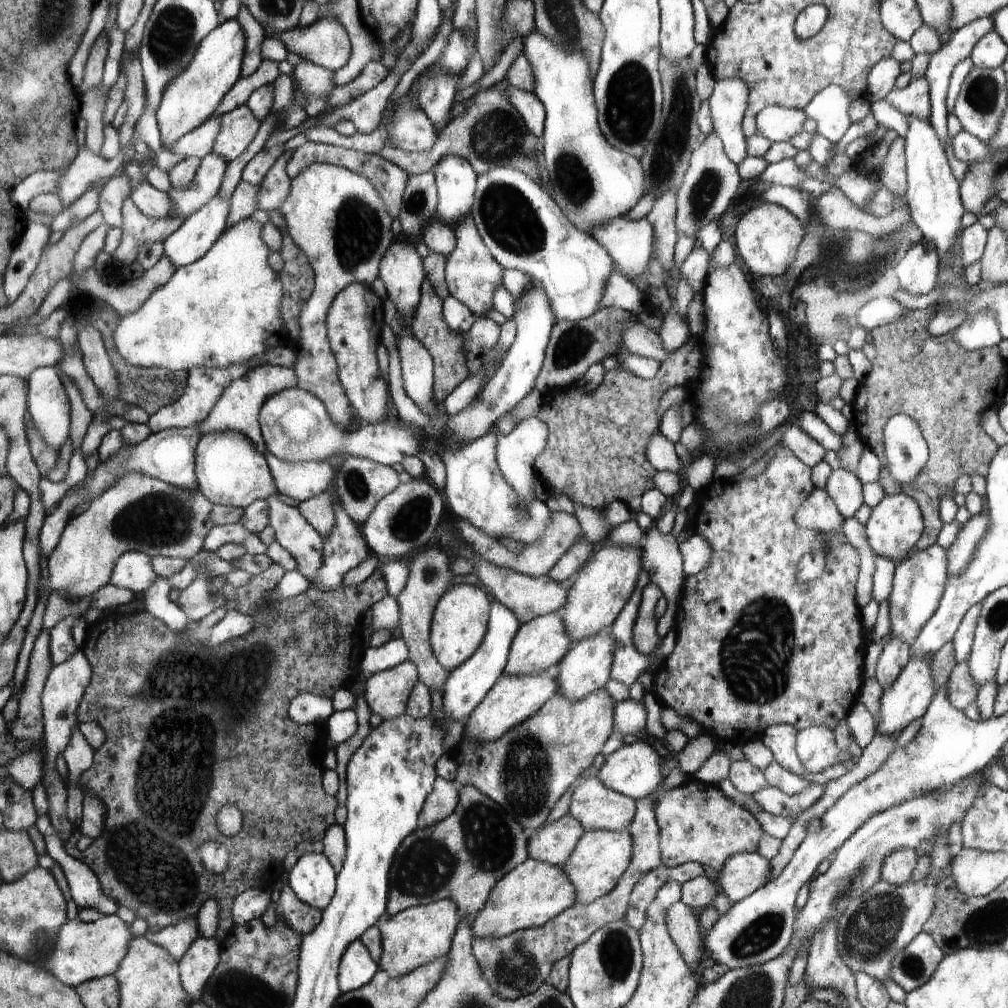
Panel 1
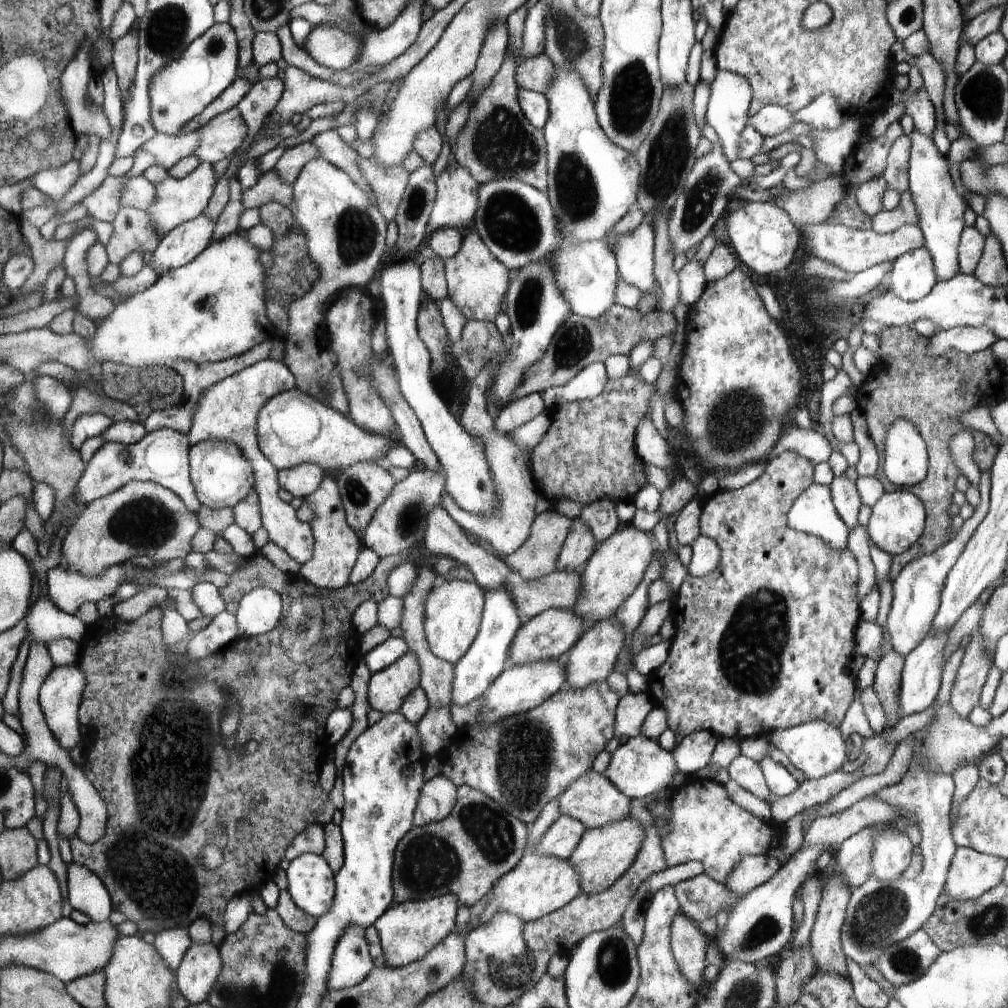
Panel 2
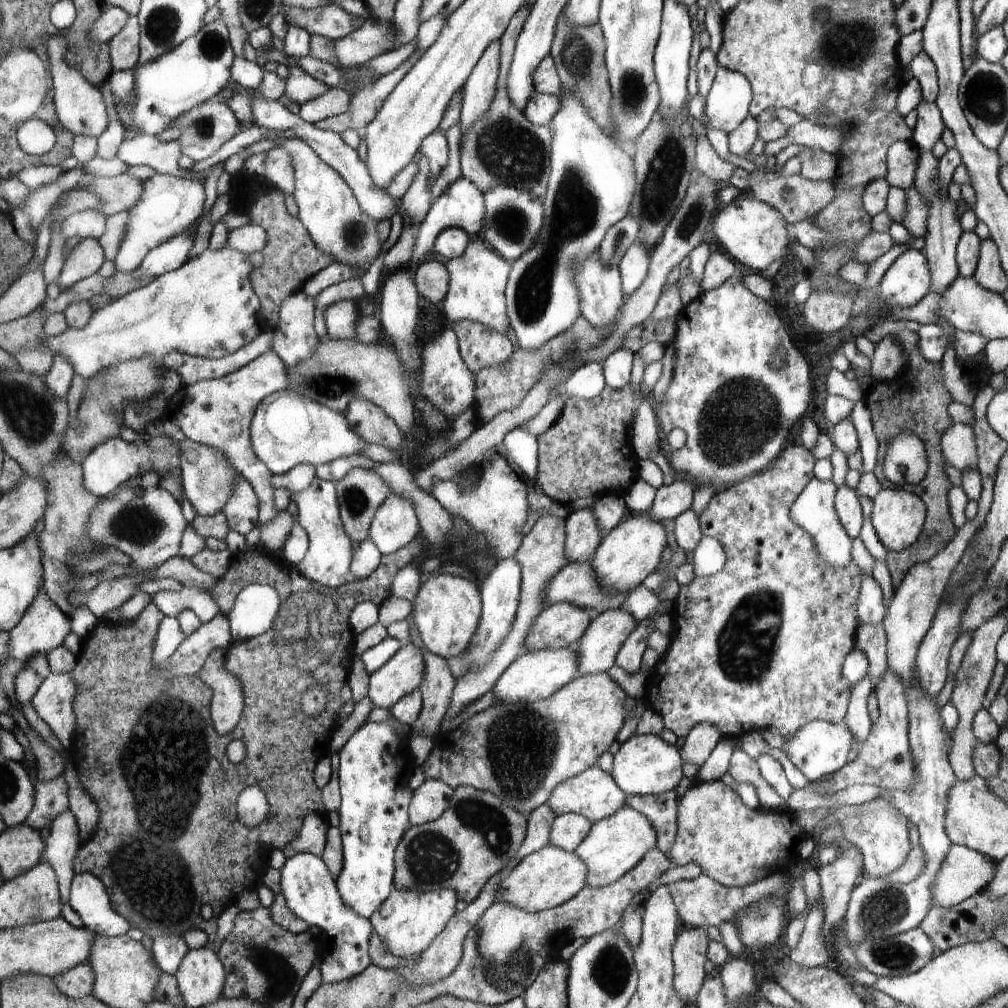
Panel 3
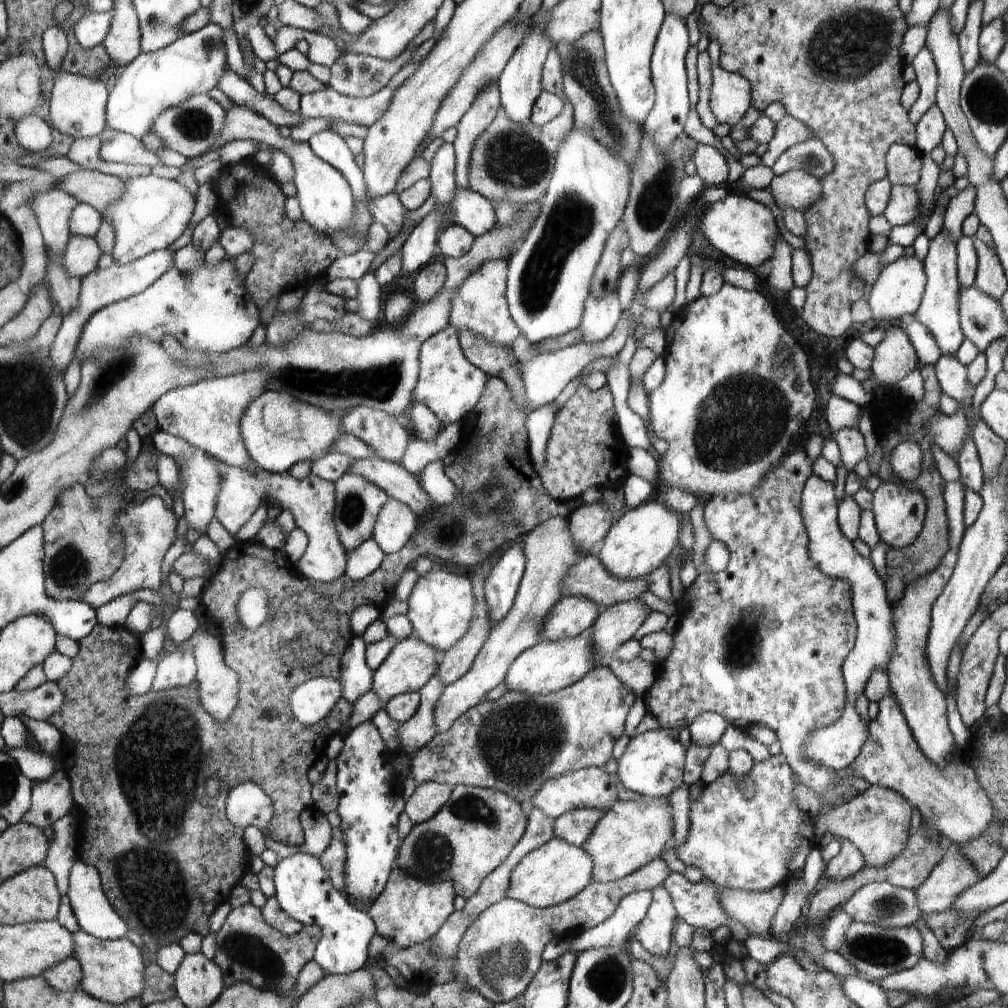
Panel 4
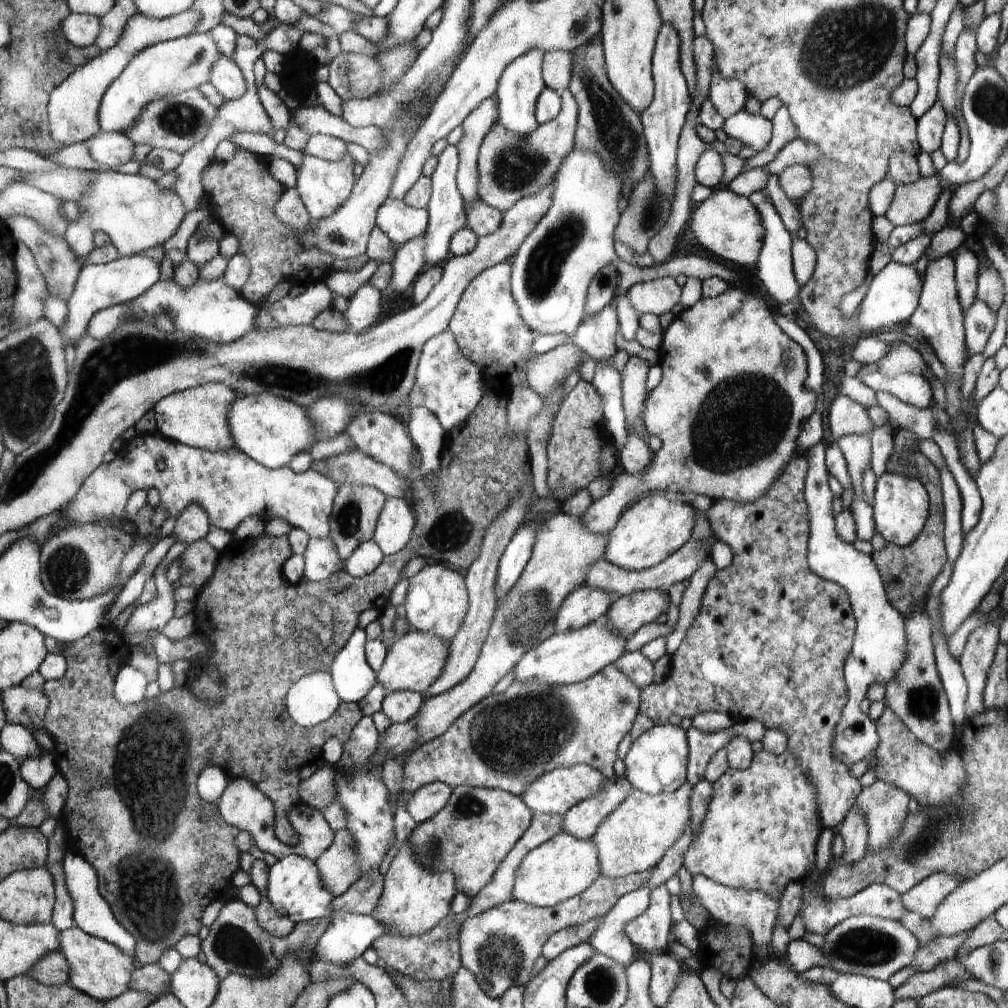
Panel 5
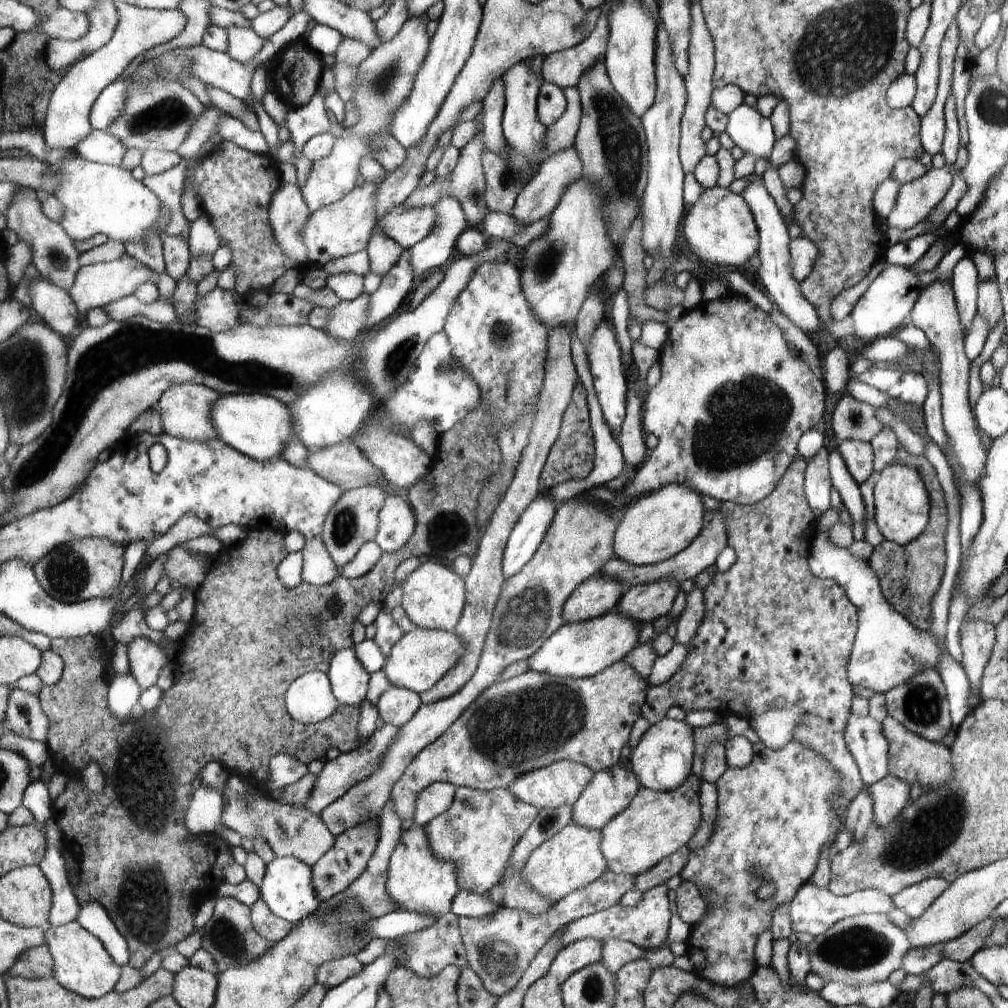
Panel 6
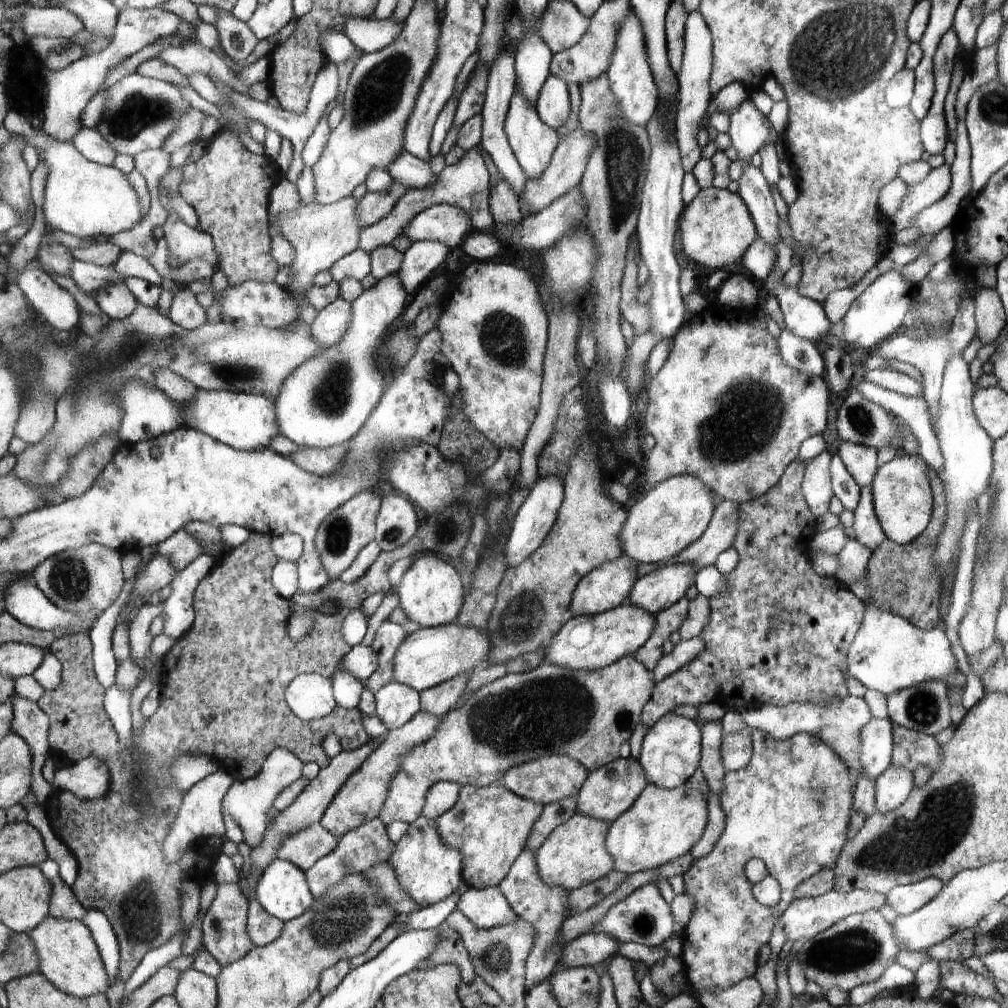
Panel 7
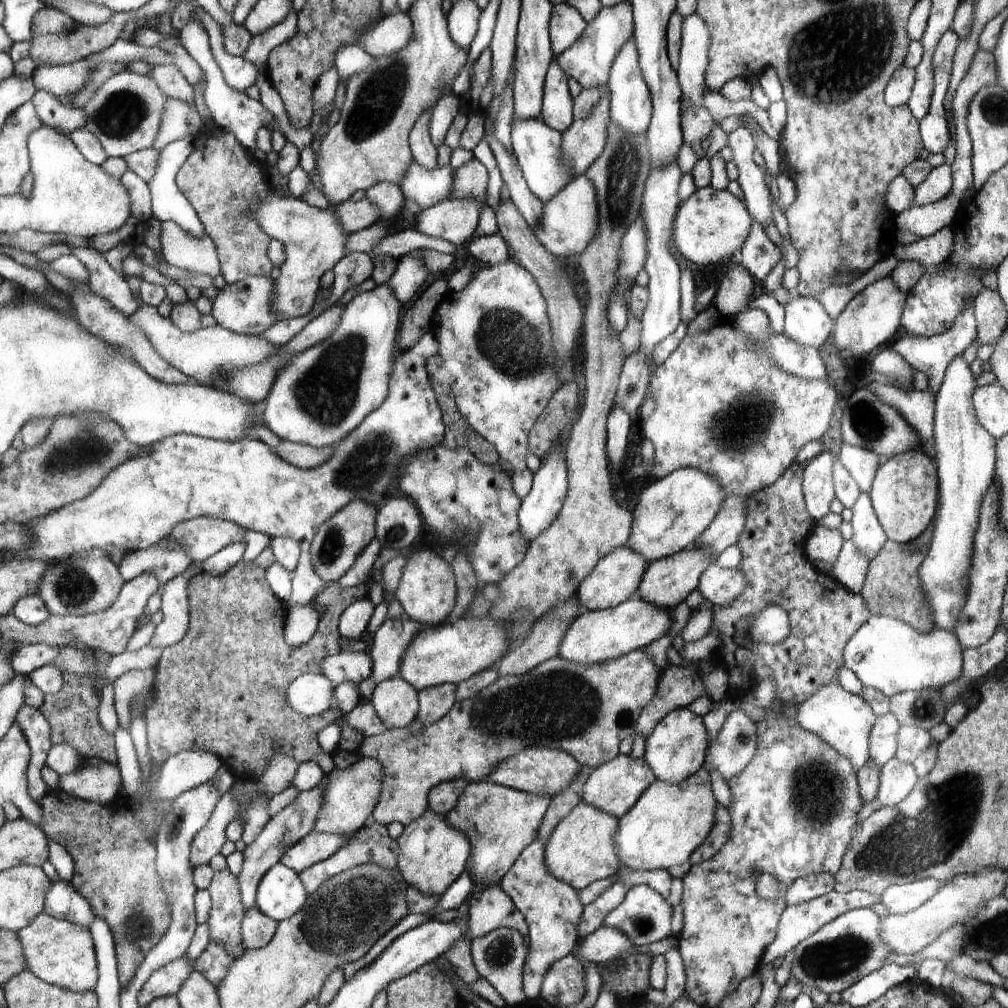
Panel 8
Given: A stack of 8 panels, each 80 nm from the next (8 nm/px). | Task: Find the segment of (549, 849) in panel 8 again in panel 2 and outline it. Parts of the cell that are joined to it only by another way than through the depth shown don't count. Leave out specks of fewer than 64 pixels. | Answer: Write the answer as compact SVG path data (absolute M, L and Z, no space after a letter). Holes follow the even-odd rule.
M536 852L525 853L520 864L510 870L510 873L507 873L492 890L492 898L482 914L481 924L489 922L498 912L518 914L525 920L538 920L569 905L582 893L581 872L566 858L545 856Z

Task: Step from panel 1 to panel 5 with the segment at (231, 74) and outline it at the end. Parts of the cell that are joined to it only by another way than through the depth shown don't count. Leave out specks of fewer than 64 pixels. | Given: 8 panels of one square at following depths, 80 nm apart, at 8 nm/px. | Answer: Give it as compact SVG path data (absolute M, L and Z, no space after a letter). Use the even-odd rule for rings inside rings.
M212 30L199 34L188 35L171 41L158 43L153 47L139 52L135 59L130 62L129 67L113 82L108 89L104 102L101 106L101 125L104 131L127 132L133 131L141 122L145 111L153 102L170 95L178 95L192 89L200 89L203 84L211 83L213 80L213 67L221 60L223 52L220 50Z

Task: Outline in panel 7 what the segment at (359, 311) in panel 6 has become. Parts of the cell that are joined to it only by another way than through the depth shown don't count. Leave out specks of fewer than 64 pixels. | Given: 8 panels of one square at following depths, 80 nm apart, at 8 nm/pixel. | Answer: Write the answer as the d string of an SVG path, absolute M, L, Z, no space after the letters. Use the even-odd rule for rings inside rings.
M336 298L328 306L318 311L311 325L311 335L323 346L331 347L343 340L352 324L351 302Z

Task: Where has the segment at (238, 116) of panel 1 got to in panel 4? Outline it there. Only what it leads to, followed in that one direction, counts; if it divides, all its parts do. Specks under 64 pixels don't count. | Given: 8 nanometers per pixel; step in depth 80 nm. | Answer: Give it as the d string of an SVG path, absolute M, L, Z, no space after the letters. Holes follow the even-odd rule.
M196 94L182 106L166 110L166 113L158 118L157 126L154 126L152 133L158 132L166 140L166 147L192 160L212 151L214 142L218 142L222 130L226 129L226 120L228 120L228 110L218 100L214 100L209 94Z

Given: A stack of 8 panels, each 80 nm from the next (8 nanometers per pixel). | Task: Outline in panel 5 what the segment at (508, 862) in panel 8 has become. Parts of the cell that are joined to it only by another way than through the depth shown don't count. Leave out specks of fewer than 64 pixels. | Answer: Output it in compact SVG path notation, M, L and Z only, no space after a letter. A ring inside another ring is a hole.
M460 785L452 789L447 805L432 818L416 825L409 836L414 858L432 874L451 872L456 878L457 892L470 898L489 881L498 865L508 856L516 841L528 830L534 812L522 797L502 789L487 789Z

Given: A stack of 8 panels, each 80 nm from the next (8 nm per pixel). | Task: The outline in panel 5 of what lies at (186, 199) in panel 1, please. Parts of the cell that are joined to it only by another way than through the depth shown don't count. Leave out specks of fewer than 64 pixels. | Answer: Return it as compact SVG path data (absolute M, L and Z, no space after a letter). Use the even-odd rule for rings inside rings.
M90 171L91 173L94 173L97 178L93 181L93 184L91 185L91 189L87 193L87 196L82 199L81 205L83 206L83 209L85 210L85 216L78 221L77 223L72 223L70 225L70 228L67 232L67 239L68 242L72 245L72 248L75 250L75 253L78 255L78 258L82 260L83 266L90 265L86 264L86 260L91 257L93 252L98 248L98 232L100 231L106 231L107 233L110 233L110 236L113 238L113 244L116 245L118 248L120 248L120 257L136 257L140 256L139 254L142 254L142 252L148 252L148 250L152 250L152 248L158 248L158 246L166 246L166 242L170 240L170 238L174 238L176 234L178 234L178 230L180 230L180 226L182 226L182 222L184 222L184 218L188 216L188 207L186 206L186 203L183 202L183 198L178 194L177 191L174 189L165 189L157 180L154 180L154 178L149 178L146 175L127 175L126 173L120 173L119 171Z

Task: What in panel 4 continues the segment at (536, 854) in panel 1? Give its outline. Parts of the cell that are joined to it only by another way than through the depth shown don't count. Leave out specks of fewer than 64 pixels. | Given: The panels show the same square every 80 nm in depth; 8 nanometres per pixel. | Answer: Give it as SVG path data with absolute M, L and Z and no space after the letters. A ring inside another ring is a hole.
M578 808L570 810L555 820L555 838L565 839L573 846L583 846L584 842L592 836L592 830L606 812L594 810L594 808Z

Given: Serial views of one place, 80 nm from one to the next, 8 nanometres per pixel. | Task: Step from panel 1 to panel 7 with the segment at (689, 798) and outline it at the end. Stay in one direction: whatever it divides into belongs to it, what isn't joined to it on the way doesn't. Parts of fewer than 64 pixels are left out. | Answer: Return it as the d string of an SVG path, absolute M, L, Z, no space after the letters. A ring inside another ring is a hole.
M755 731L751 735L753 740L753 755L748 763L748 766L743 769L735 770L734 772L726 772L723 778L723 789L719 796L722 810L725 814L725 827L717 840L715 847L702 858L692 861L690 868L684 872L683 881L685 882L685 890L687 894L693 896L697 906L689 923L684 928L684 934L681 939L681 958L684 963L684 975L686 976L690 986L697 991L717 991L730 988L738 984L742 979L755 976L758 968L758 948L762 944L768 943L770 934L772 934L772 926L774 922L780 918L780 914L784 913L793 901L796 900L798 888L809 880L813 874L816 874L820 869L831 868L833 870L837 858L844 848L848 825L850 824L850 816L853 810L853 794L855 792L854 781L851 779L849 768L844 764L843 760L832 750L828 750L826 746L821 744L814 736L806 733L798 733L794 735L790 741L776 742L768 739L761 731ZM752 858L760 858L766 865L770 875L772 875L779 882L781 888L781 897L776 906L767 907L761 905L752 894L753 884L748 881L744 875L744 867Z

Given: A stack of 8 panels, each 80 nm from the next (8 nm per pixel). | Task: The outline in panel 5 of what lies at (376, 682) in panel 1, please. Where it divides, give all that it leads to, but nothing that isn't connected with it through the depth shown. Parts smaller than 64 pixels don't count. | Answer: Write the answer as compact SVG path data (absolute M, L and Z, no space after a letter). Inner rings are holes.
M412 628L400 638L395 638L388 647L388 654L376 673L377 682L387 690L387 694L414 691L424 695L444 670L449 656L449 643Z

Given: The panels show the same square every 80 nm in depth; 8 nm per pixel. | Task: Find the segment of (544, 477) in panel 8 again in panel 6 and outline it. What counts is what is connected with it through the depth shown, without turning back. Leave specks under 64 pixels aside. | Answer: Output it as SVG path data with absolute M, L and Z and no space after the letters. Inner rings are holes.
M538 495L537 499L531 504L530 508L526 509L521 514L520 520L514 525L513 532L509 534L508 544L505 546L503 572L505 580L518 574L524 568L525 564L533 557L533 554L538 550L544 534L548 530L554 515L556 514L557 506L549 498L544 495Z

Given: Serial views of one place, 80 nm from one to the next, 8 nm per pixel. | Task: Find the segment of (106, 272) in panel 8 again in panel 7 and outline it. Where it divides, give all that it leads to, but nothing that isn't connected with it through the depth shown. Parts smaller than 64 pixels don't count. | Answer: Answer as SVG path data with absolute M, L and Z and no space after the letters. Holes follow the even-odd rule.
M113 285L96 298L106 314L114 320L129 319L141 305L140 300L126 285Z

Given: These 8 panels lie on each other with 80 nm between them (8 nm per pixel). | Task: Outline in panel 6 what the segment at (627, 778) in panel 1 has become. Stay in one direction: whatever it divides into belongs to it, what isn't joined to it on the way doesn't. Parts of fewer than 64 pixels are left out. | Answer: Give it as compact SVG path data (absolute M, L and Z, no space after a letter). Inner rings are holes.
M664 717L660 722L651 725L640 742L627 752L633 773L640 780L642 787L658 791L680 789L691 774L694 756L694 739L692 727L685 721Z

